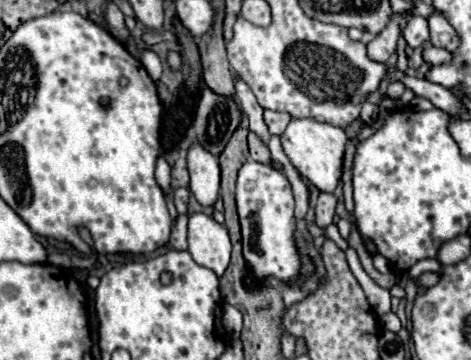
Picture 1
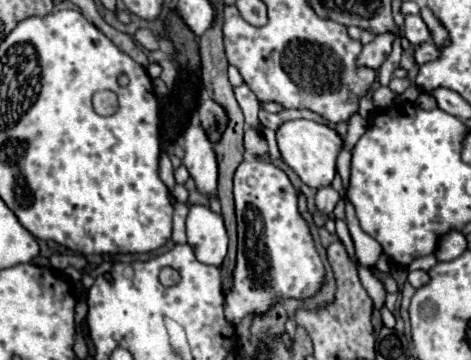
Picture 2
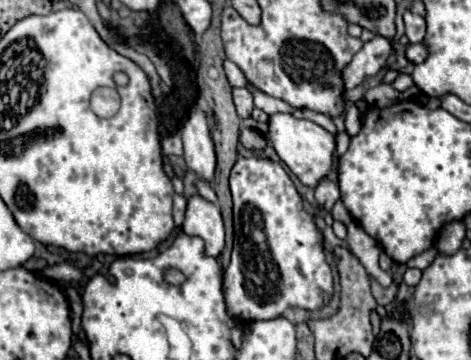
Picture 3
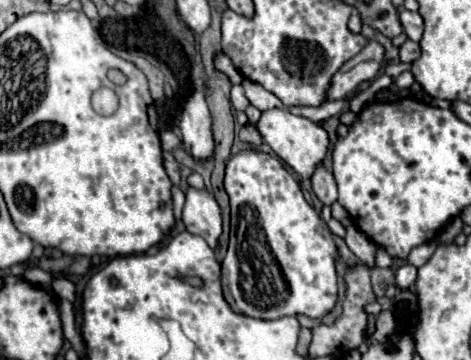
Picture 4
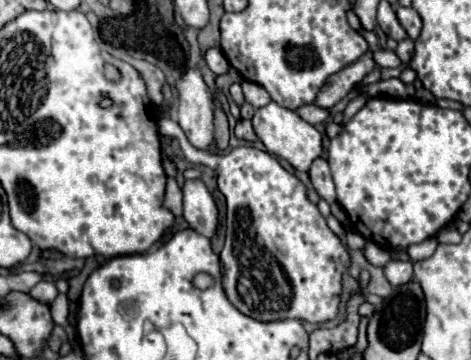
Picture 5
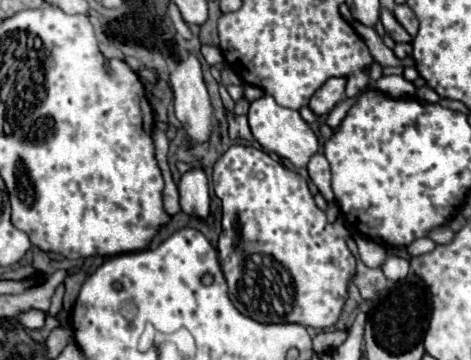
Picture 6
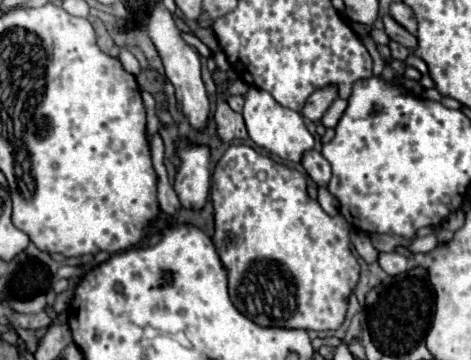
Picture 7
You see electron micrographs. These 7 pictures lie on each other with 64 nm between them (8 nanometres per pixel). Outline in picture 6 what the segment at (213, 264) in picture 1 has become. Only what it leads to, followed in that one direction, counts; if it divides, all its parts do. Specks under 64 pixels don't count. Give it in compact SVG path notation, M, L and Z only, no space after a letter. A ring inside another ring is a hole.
M196 166L182 174L178 182L180 206L186 214L194 214L198 218L206 218L210 214L210 188L206 172Z

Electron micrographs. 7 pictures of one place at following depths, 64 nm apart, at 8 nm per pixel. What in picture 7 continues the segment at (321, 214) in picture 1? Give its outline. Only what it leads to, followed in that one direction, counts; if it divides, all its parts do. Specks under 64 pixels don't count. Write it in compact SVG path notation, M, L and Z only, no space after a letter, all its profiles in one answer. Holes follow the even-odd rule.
M308 150L302 156L302 166L308 172L308 176L318 184L318 186L326 186L330 182L330 164L324 160L324 156L316 150Z

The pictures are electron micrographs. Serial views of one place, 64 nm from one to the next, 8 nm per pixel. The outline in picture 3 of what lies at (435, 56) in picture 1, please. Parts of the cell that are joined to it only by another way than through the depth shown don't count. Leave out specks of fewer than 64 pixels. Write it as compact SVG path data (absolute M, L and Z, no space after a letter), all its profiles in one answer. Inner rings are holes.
M408 44L406 46L406 58L414 64L420 64L428 56L428 50L424 44Z

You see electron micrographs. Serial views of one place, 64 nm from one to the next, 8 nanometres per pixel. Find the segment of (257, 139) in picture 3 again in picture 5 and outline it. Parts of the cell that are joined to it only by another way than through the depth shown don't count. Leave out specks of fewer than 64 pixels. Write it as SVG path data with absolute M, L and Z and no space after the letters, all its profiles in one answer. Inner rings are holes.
M240 120L240 122L236 124L236 128L234 128L234 134L236 134L236 138L242 138L242 140L250 140L250 142L256 140L256 134L254 134L254 130L252 130L250 120Z

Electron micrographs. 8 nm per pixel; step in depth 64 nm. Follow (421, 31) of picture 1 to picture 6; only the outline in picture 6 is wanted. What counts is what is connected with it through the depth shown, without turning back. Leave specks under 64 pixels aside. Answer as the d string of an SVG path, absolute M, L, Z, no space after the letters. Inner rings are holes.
M396 4L392 12L394 12L396 20L406 28L406 32L408 32L410 36L416 36L416 32L418 32L418 20L416 20L414 12L412 12L406 4Z

